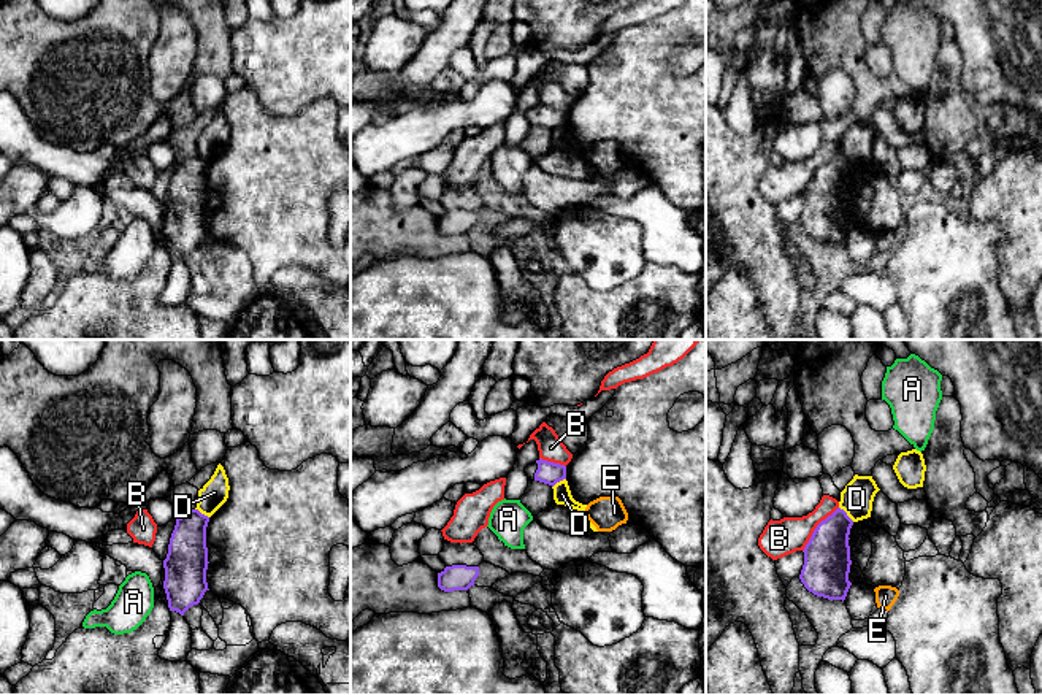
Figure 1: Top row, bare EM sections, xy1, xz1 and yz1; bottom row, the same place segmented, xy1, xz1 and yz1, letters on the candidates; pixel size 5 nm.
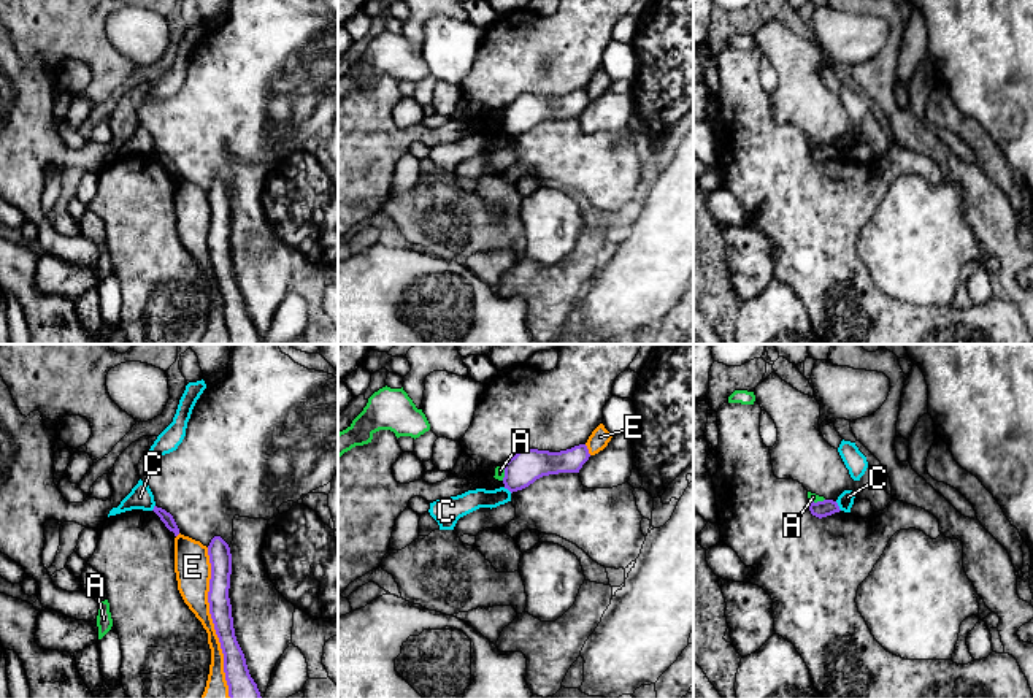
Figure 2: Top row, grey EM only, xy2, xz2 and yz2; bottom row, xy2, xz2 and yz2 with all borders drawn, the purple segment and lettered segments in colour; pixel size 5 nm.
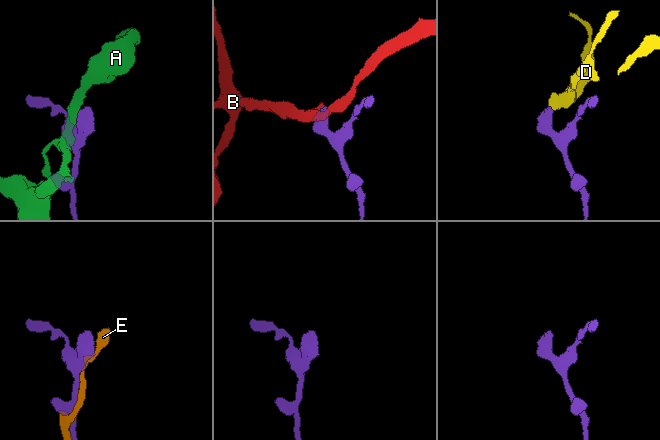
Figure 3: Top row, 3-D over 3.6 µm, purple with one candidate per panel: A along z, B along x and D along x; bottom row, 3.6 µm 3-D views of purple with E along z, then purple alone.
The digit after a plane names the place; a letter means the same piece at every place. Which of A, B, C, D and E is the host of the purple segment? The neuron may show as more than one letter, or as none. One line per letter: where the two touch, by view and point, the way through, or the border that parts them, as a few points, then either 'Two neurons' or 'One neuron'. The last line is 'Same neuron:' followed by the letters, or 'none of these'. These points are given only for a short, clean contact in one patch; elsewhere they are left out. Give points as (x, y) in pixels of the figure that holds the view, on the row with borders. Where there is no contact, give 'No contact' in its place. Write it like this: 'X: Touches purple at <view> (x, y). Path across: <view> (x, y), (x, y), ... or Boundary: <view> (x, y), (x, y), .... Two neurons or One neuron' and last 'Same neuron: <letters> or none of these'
A: Touches purple at xz2 (505, 473). Boundary: xz2 (505, 465), (502, 479). Two neurons
B: Touches purple at yz1 (815, 529). Boundary: yz1 (838, 506), (817, 526), (803, 551). Two neurons
C: Touches purple at yz2 (838, 506). Boundary: yz2 (835, 502), (841, 510). Two neurons
D: Touches purple at yz1 (846, 514). Boundary: yz1 (839, 506), (854, 521). Two neurons
E: Touches purple at xy2 (213, 622). Two neurons
Same neuron: none of these

